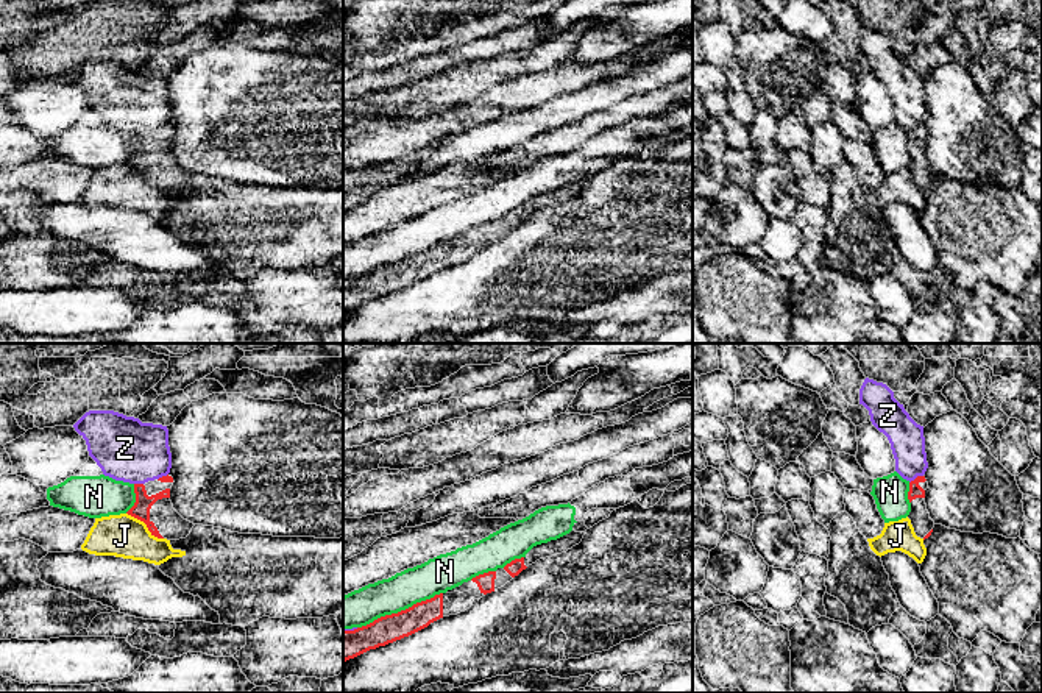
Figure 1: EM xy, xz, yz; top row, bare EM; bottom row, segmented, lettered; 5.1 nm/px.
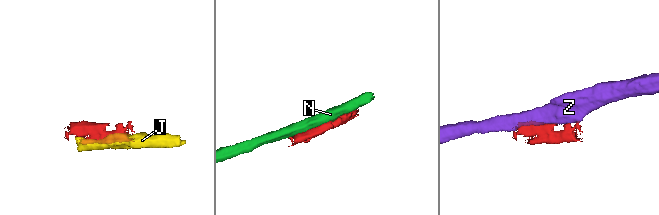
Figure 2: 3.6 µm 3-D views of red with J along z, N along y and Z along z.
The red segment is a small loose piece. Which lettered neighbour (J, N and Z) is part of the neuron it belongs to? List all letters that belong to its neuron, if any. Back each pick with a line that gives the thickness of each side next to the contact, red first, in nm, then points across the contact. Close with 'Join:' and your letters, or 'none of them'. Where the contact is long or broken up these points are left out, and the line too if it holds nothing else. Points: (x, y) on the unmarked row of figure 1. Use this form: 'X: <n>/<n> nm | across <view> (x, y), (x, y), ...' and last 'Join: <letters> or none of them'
Join: none of them

